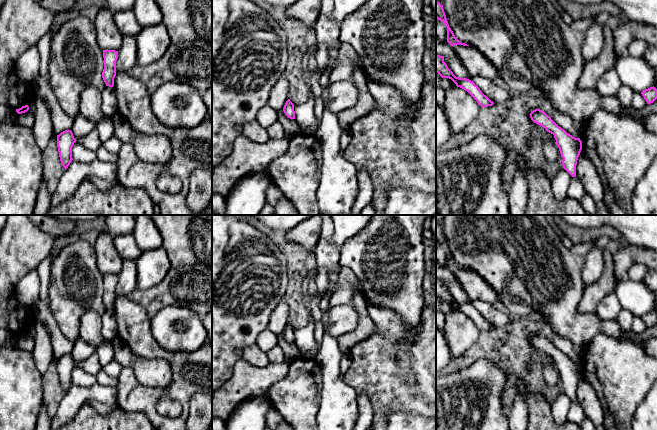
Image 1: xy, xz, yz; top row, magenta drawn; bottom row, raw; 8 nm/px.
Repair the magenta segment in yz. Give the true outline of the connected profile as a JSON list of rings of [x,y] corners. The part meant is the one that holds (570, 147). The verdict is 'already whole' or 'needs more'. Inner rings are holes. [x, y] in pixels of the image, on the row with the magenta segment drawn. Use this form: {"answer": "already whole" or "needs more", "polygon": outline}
{"answer": "already whole", "polygon": [[[535,109],[530,113],[531,120],[554,135],[556,145],[559,148],[563,168],[572,176],[576,176],[577,160],[582,150],[582,141],[575,138],[564,129],[559,127],[550,116],[540,109]]]}

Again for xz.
{"answer": "already whole", "polygon": [[[288,99],[284,105],[283,111],[290,119],[295,119],[294,104]]]}

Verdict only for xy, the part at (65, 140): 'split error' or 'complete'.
complete

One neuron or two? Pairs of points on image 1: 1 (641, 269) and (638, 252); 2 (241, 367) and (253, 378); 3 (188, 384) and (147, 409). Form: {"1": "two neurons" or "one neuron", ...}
{"1": "two neurons", "2": "one neuron", "3": "one neuron"}

